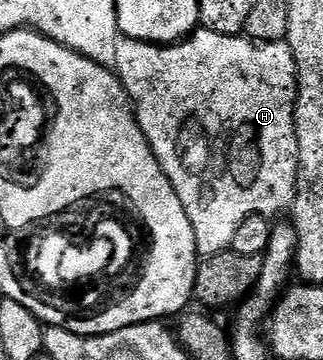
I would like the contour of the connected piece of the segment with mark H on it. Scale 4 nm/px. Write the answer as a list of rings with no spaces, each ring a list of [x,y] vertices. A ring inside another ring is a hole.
[[[202,28],[196,29],[194,34],[174,44],[142,42],[136,38],[121,36],[117,40],[117,60],[113,69],[131,98],[131,105],[135,118],[139,121],[141,132],[149,140],[152,152],[157,156],[165,176],[169,176],[169,184],[173,184],[185,208],[185,216],[189,216],[193,224],[195,248],[200,259],[206,260],[230,251],[231,241],[237,233],[241,220],[254,214],[260,214],[262,218],[274,219],[275,214],[283,214],[286,210],[288,213],[294,207],[297,168],[299,167],[299,149],[295,135],[295,94],[299,90],[299,81],[295,79],[295,57],[287,41],[252,42],[246,36],[222,34]]]

